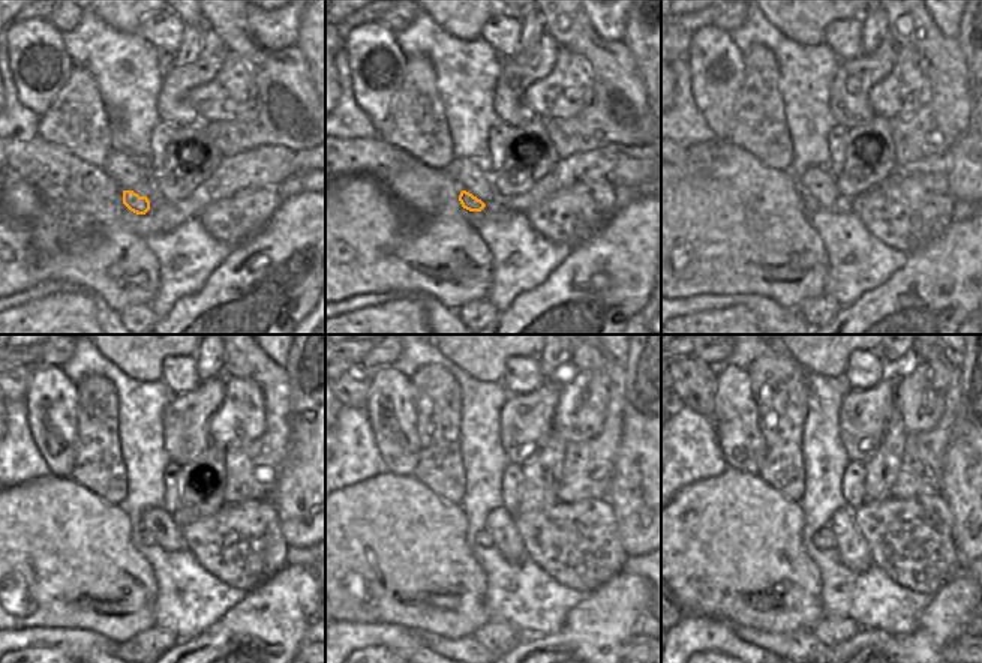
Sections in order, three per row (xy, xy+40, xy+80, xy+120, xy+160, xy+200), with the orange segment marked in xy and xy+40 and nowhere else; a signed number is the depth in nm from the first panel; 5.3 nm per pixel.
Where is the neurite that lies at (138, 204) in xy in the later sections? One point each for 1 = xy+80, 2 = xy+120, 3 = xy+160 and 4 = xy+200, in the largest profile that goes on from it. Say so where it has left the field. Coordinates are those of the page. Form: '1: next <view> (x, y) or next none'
1: next xy+80 (808, 203)
2: next xy+120 (146, 539)
3: next xy+160 (483, 537)
4: next xy+200 (823, 539)

